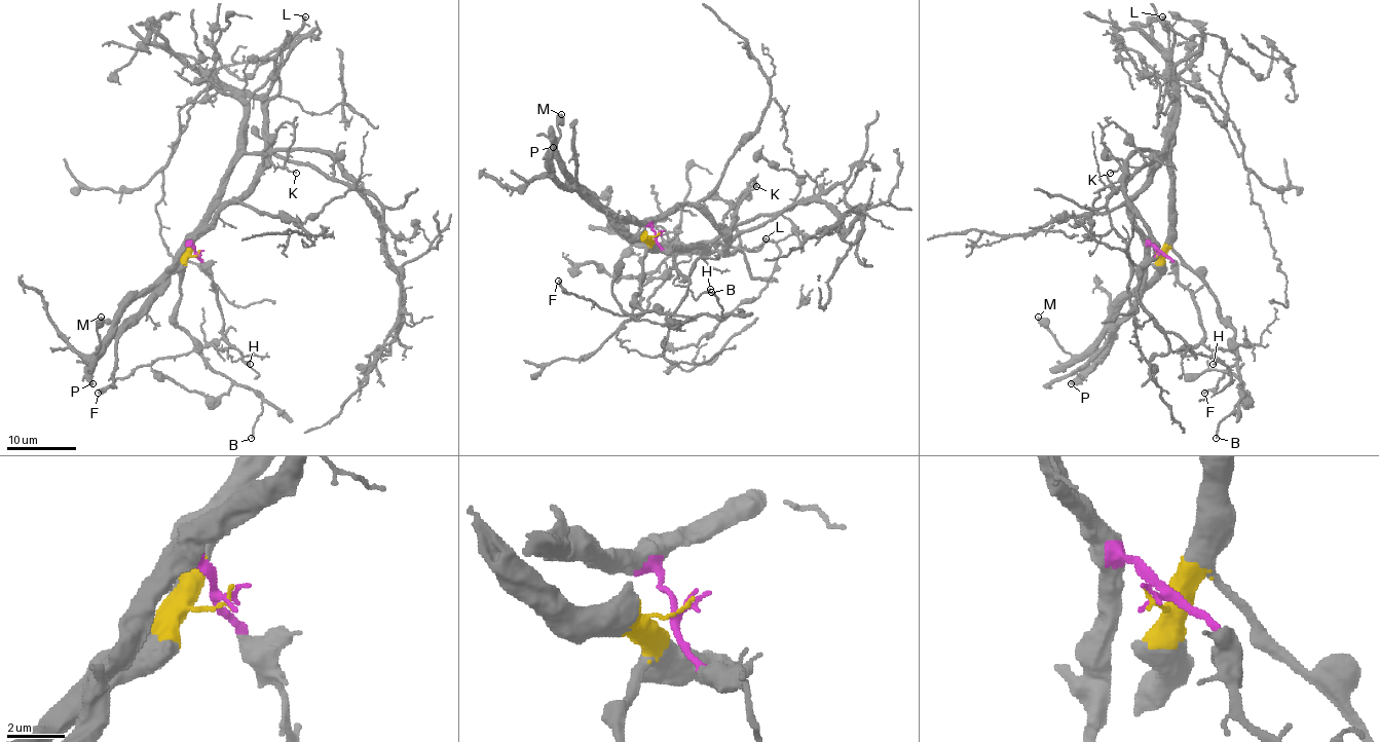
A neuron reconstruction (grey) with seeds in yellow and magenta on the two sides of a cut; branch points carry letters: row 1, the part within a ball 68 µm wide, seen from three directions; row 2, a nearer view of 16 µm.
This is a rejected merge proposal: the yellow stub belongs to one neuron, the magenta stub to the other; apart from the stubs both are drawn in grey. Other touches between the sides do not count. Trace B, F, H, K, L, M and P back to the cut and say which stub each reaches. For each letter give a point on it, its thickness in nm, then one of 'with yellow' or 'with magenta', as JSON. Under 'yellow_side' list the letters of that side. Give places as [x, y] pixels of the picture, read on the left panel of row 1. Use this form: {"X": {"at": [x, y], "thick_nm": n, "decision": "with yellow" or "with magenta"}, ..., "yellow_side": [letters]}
{"B": {"at": [251, 438], "thick_nm": 160, "decision": "with yellow"}, "F": {"at": [98, 393], "thick_nm": 190, "decision": "with yellow"}, "H": {"at": [250, 364], "thick_nm": 140, "decision": "with magenta"}, "K": {"at": [296, 173], "thick_nm": 100, "decision": "with yellow"}, "L": {"at": [305, 16], "thick_nm": 200, "decision": "with yellow"}, "M": {"at": [101, 317], "thick_nm": 500, "decision": "with yellow"}, "P": {"at": [92, 383], "thick_nm": 400, "decision": "with magenta"}, "yellow_side": ["B", "F", "K", "L", "M"]}

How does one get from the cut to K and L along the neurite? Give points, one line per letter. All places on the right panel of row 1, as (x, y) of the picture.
K: (1157, 254), (1162, 254), (1168, 226), (1170, 180), (1167, 155), (1157, 153), (1141, 168), (1120, 165), (1110, 173)
L: (1157, 254), (1162, 254), (1168, 226), (1172, 104), (1168, 79), (1173, 31), (1162, 16)

